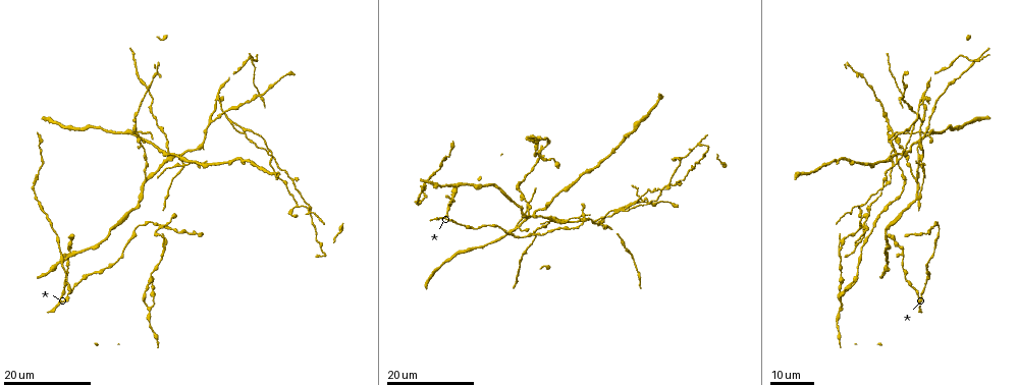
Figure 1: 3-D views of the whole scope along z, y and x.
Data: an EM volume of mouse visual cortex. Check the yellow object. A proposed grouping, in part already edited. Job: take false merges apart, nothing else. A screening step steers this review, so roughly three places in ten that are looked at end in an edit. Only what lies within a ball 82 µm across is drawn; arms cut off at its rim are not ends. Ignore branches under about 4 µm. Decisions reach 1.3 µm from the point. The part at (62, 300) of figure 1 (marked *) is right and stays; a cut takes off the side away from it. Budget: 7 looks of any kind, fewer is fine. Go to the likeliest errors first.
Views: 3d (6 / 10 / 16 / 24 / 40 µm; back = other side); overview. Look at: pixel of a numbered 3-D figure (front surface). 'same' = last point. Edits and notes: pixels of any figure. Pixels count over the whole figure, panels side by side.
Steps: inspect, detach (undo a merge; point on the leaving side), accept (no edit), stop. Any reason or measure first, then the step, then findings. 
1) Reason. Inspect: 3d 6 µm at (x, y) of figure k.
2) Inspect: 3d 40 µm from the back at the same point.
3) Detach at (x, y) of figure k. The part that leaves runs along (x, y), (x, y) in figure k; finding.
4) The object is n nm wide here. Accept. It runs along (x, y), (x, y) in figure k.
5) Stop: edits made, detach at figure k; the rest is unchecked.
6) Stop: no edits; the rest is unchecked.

Four or more arms meet. Inspect: 3d 24 µm at (180, 164) of figure 1.

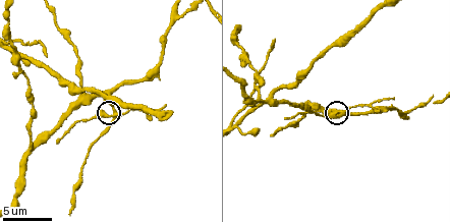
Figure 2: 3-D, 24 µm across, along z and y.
Inspect: 3d 6 µm at (109, 116) of figure 2.

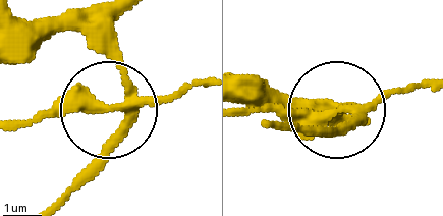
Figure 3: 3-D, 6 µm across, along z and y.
Detach at (73, 106) of figure 3. The part that leaves runs along (125, 104), (12, 123) in figure 3; a second cell is stuck on.

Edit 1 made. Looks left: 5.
Four arms meet. Inspect: 3d 24 µm at (260, 92) of figure 1.

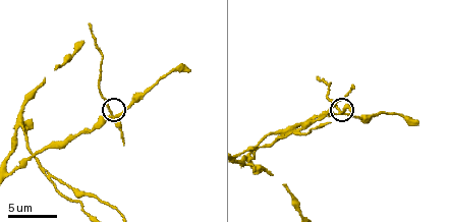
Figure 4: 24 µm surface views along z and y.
Zoom in. Inspect: 3d 6 µm at (341, 112) of figure 4.

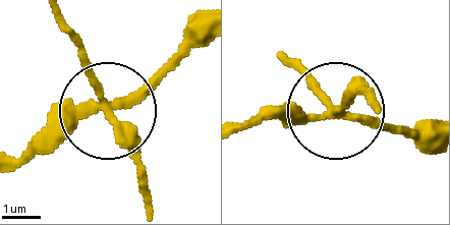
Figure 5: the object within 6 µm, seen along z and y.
4 arms meet here. Detach at (129, 157) of figure 5. The part that leaves runs along (108, 103), (62, 18) in figure 5; a second cell is stuck on.

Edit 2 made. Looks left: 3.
Inspect: overview.

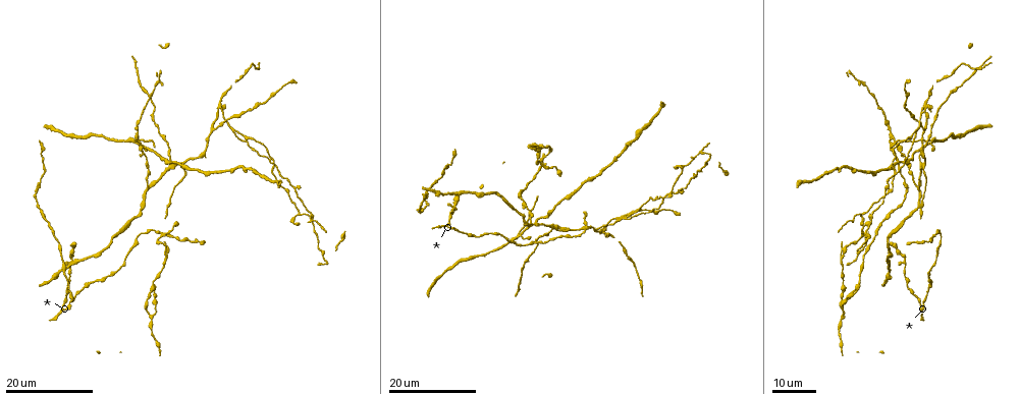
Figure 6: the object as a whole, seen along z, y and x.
Three-way junction. Inspect: 3d 16 µm at (169, 156) of figure 6.

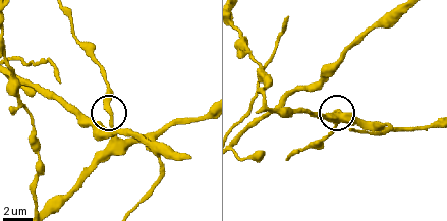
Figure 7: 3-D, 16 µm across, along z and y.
Closer look. Inspect: 3d 6 µm at (108, 109) of figure 7.

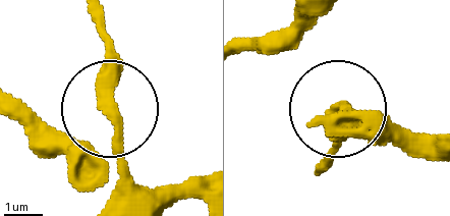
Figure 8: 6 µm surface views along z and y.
The object is 230 nm wide here. Accept. It runs along (105, 203), (115, 125), (105, 32) in figure 8; all the same cell.

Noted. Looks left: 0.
Stop: edits made, detach at figure 3, detach at figure 5; the rest is unchecked.

